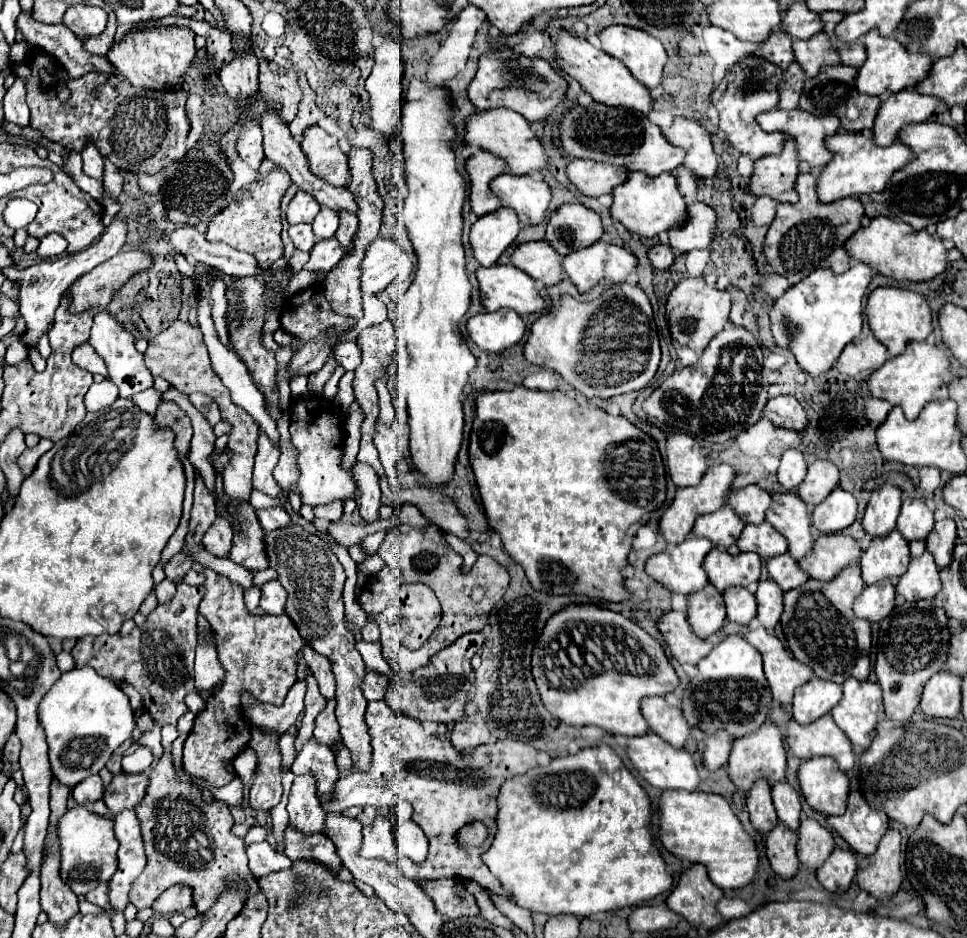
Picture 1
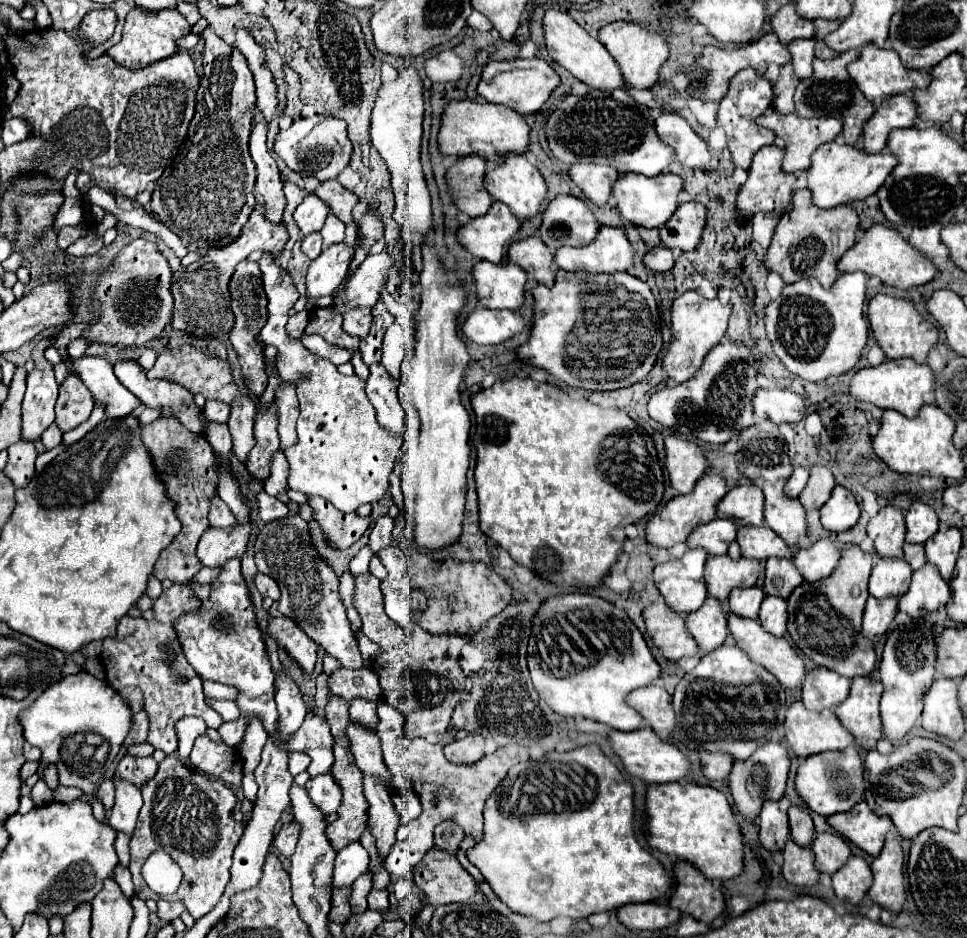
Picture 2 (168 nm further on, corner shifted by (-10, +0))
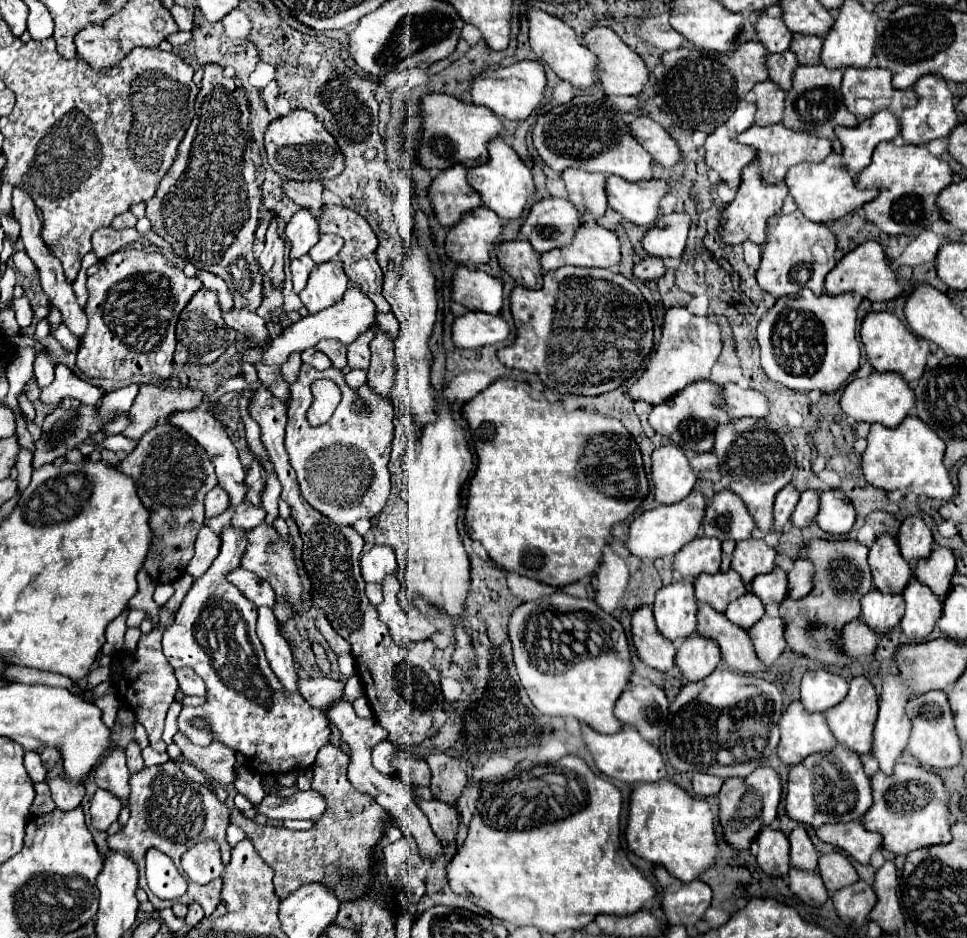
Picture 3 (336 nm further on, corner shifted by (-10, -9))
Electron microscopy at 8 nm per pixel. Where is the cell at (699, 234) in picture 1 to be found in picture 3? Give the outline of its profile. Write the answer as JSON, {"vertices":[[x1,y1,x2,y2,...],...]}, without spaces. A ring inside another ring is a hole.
{"vertices":[[687,213,665,215,641,239,645,253,653,257,681,257,685,249,689,225,691,219]]}

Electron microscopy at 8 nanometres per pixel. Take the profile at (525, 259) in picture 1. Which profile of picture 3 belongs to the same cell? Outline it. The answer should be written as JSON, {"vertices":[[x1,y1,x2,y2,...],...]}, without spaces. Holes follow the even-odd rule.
{"vertices":[[515,239,495,245,495,255,503,271,507,271,517,285,527,289,541,289,543,271,539,265,539,253,531,249,529,241]]}

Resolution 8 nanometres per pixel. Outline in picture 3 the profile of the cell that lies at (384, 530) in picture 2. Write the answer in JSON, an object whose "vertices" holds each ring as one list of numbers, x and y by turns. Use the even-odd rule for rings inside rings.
{"vertices":[[373,547,361,557,361,573,367,583,383,583,395,569,395,553,389,547]]}

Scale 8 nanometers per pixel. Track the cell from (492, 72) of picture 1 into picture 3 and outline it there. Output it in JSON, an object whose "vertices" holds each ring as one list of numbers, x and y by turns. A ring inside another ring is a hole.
{"vertices":[[517,61,509,67,499,67,497,71,485,71,473,79,471,97,475,105,491,109,497,117,507,121,525,121,533,109,541,103,545,91,545,73,539,61]]}

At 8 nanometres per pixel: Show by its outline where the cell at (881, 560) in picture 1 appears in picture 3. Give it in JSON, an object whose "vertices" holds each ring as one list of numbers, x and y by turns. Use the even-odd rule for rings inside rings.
{"vertices":[[871,591,861,599,863,621,879,635,889,635,903,617,903,597,887,597,879,591]]}

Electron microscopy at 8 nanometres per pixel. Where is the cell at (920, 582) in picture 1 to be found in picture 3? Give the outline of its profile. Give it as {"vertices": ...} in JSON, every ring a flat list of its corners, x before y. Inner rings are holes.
{"vertices":[[911,581,903,591,905,597,905,615,901,619,901,629,909,639,927,639,933,631,937,619,941,617,941,601,921,585,919,581]]}

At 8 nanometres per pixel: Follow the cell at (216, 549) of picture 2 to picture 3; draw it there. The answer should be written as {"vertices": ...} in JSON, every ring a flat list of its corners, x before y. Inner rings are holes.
{"vertices":[[203,527,195,539,195,555,187,565,187,573,193,577,201,577,209,569,211,561,217,557,219,545,221,545,221,539,215,537,211,529]]}

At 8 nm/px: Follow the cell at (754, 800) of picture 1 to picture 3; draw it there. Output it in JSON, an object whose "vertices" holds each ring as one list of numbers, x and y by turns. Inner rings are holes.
{"vertices":[[763,827,757,837,759,867,771,877,783,877,789,871,789,839,781,831]]}

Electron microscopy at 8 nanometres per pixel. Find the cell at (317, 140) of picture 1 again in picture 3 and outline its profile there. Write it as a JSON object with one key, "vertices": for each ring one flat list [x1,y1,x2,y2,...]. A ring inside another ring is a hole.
{"vertices":[[293,109,289,115,279,117,267,125,265,149,269,165,283,177,295,181,321,181,337,177,343,169,343,153,335,145,335,139,323,129,323,123,309,111]]}

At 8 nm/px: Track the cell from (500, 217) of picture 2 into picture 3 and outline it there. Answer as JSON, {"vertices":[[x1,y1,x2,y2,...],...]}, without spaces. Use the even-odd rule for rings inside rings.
{"vertices":[[475,207,449,229,445,237,445,253,459,265,489,263,489,249,499,233,501,221,497,213,487,207]]}

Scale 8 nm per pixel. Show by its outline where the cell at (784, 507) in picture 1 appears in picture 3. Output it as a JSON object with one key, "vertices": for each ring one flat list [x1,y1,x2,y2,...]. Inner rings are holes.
{"vertices":[[741,417,717,425,713,453,719,459,721,475,729,475,729,489,747,505,755,525,763,533,769,533,773,499,791,481,795,471,795,447,789,435,781,431,779,425,771,419]]}

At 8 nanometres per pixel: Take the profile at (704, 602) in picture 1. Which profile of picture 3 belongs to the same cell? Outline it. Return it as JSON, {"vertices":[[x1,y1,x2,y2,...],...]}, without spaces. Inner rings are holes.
{"vertices":[[697,633,693,637,683,639,675,655,675,667,687,681,701,681,711,671,715,671,719,661,719,647,711,639,699,637]]}

